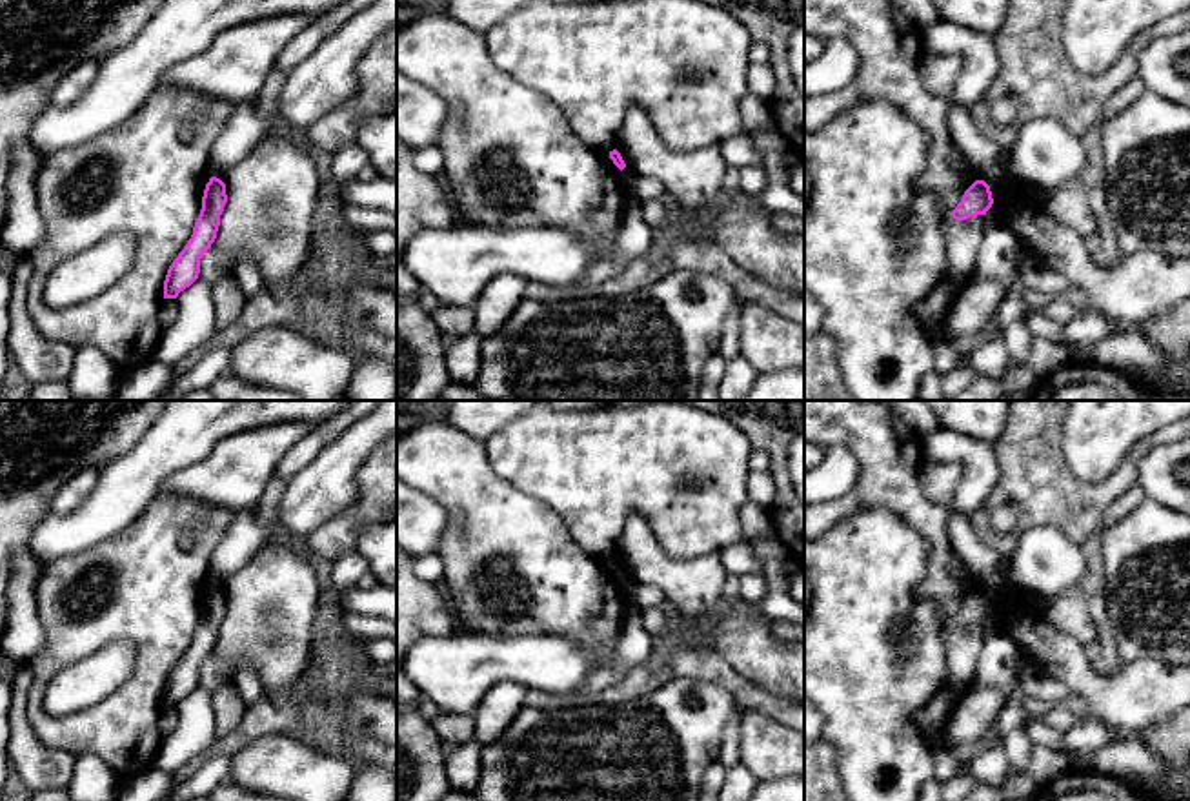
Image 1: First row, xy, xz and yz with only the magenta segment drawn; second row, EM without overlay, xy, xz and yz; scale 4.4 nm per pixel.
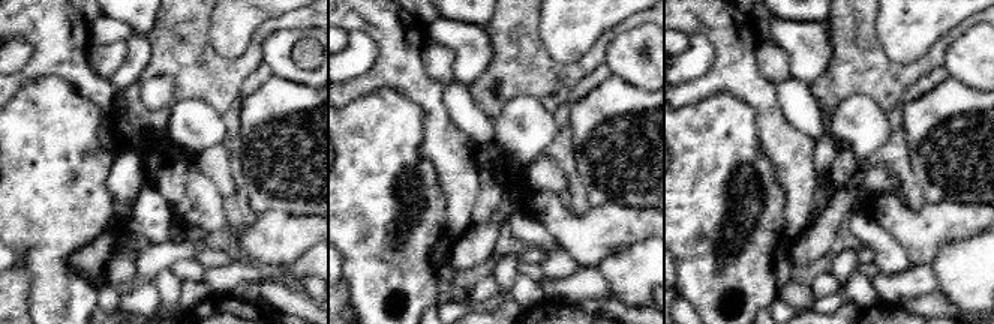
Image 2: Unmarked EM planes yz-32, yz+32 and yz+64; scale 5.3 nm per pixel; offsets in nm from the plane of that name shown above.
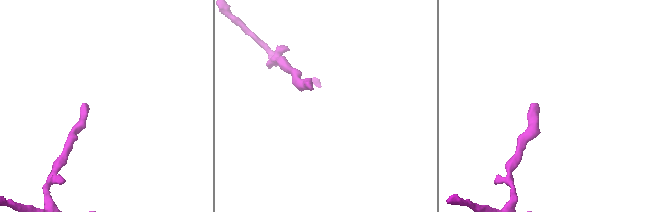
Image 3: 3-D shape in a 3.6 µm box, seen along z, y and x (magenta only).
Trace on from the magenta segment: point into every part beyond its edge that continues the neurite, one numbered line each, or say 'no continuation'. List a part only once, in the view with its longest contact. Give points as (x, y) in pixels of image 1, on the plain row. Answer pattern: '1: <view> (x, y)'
no continuation

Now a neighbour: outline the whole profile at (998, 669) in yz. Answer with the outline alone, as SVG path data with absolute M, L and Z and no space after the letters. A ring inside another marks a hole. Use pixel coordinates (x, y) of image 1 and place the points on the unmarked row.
M990 615L984 623L984 643L981 648L973 684L1012 695L1019 683L1017 646L1010 632L997 615Z

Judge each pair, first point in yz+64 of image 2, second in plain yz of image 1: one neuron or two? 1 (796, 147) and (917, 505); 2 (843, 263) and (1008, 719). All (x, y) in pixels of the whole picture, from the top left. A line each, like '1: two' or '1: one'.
1: one
2: two

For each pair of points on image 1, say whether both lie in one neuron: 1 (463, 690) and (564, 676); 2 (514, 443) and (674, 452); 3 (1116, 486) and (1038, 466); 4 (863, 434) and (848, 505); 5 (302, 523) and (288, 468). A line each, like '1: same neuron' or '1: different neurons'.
1: same neuron
2: same neuron
3: same neuron
4: same neuron
5: different neurons

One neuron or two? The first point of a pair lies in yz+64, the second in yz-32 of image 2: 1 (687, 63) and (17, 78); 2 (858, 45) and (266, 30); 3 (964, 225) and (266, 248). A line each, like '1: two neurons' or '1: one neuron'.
1: two neurons
2: one neuron
3: one neuron

